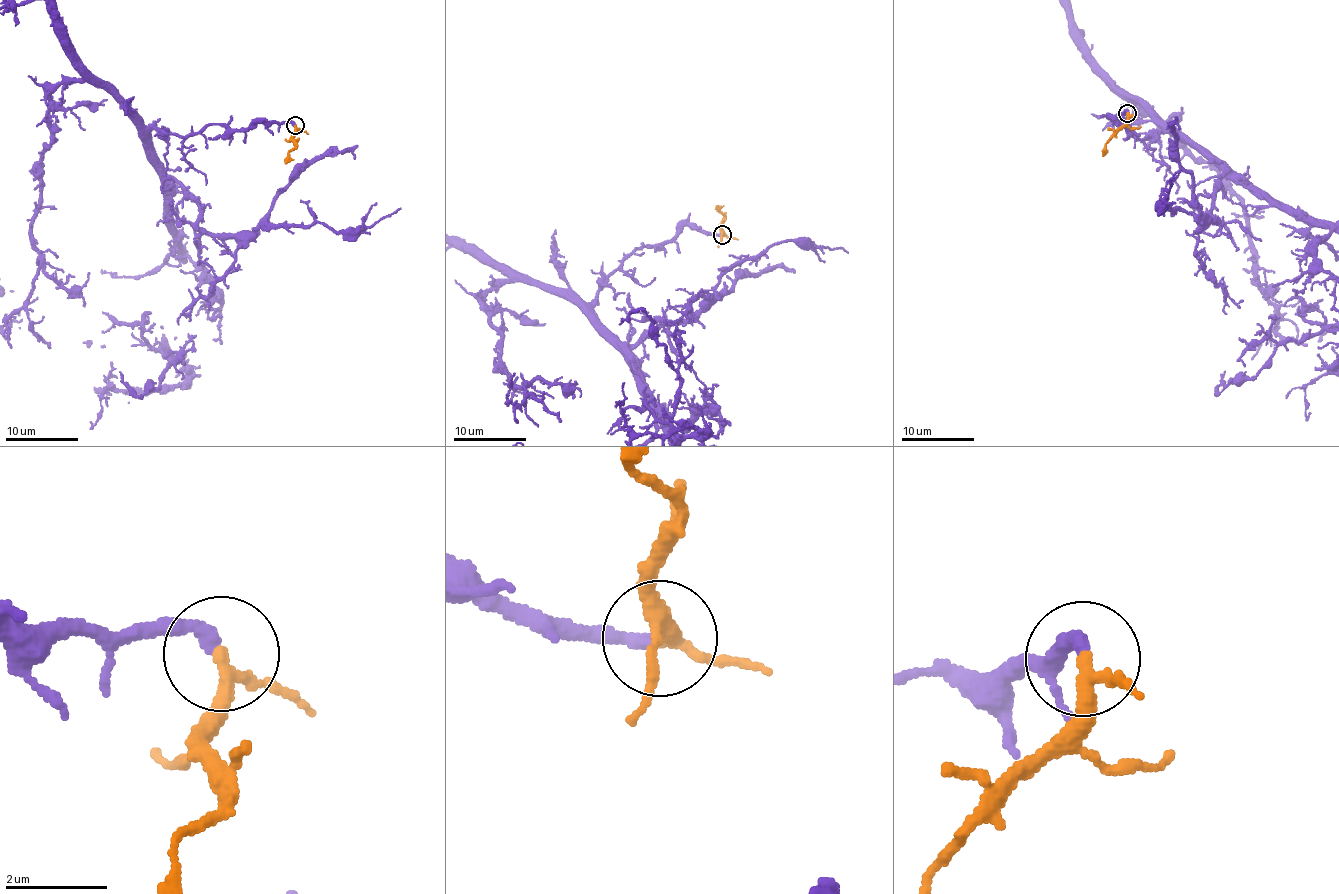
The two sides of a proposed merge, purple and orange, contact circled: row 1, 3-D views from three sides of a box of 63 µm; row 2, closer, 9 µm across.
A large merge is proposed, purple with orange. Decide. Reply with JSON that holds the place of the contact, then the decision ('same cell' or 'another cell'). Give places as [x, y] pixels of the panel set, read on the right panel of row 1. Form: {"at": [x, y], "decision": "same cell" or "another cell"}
{"at": [1127, 113], "decision": "same cell"}

